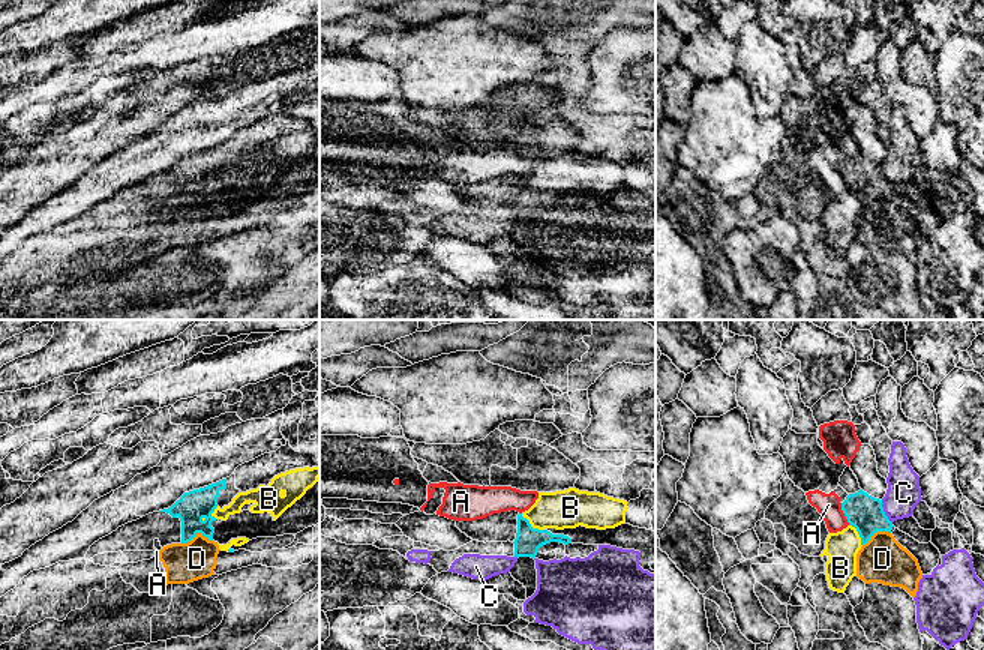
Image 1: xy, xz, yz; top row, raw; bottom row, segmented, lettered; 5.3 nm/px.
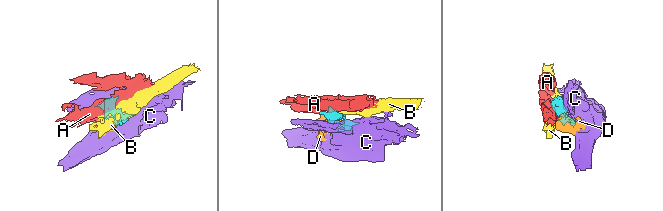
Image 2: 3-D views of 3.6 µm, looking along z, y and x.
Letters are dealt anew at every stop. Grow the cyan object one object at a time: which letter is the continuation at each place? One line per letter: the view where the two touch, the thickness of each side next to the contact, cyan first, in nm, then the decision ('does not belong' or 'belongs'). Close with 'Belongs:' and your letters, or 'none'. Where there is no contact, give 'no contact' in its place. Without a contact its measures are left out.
A: yz | 190/130 nm | does not belong
B: xz | 140/200 nm | does not belong
C: yz | 190/180 nm | does not belong
D: xy | 160/220 nm | belongs
Belongs: D

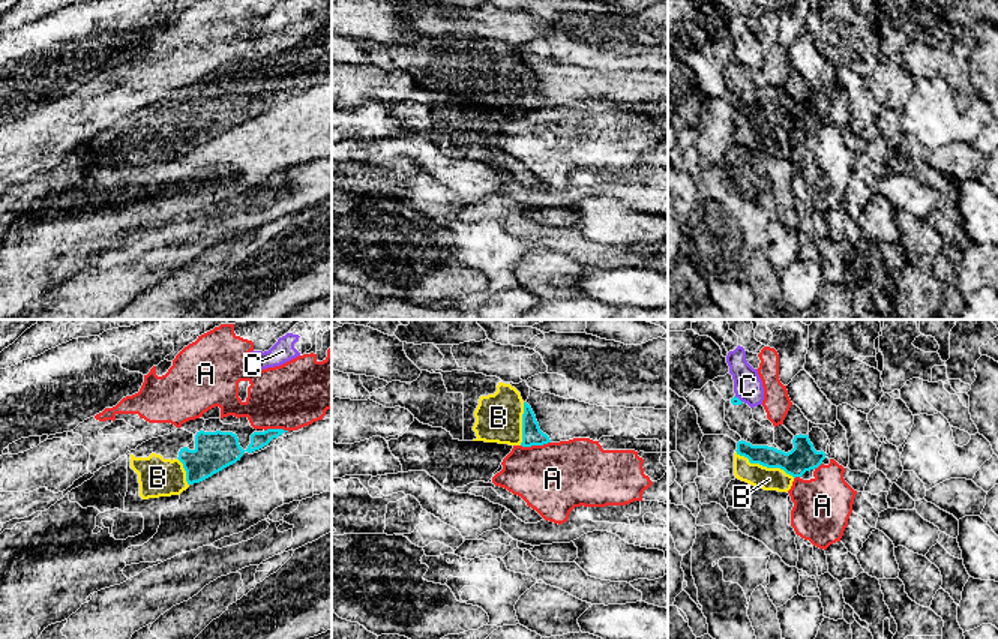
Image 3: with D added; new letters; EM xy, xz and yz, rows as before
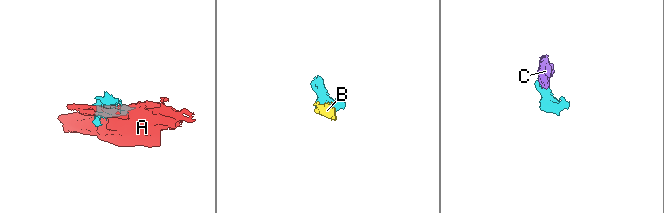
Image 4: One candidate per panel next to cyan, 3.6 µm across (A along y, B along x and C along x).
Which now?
A: xz | 110/380 nm | does not belong
B: yz | 150/130 nm | belongs
C: yz | 50/160 nm | does not belong
Belongs: B

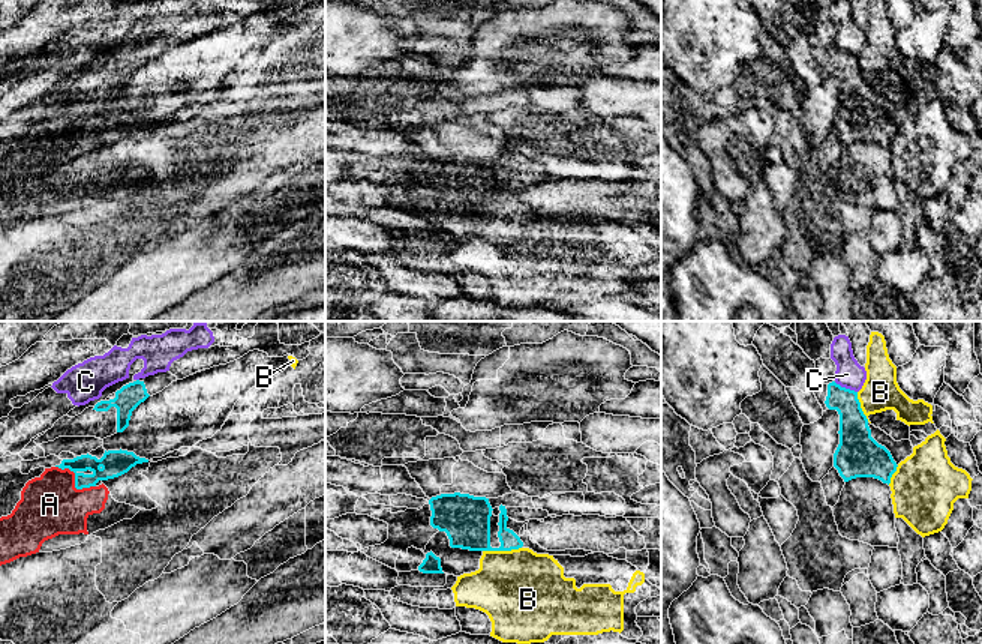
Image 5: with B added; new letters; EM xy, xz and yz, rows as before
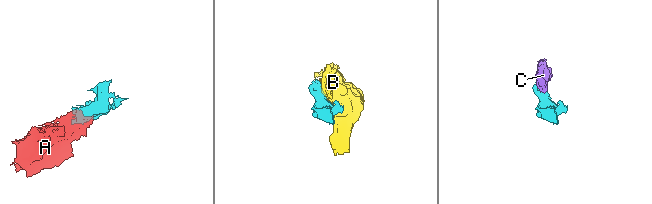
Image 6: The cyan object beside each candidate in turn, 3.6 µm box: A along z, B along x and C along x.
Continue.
A: xy | 140/320 nm | does not belong
B: xz | 260/440 nm | does not belong
C: yz | 160/150 nm | does not belong
Belongs: none

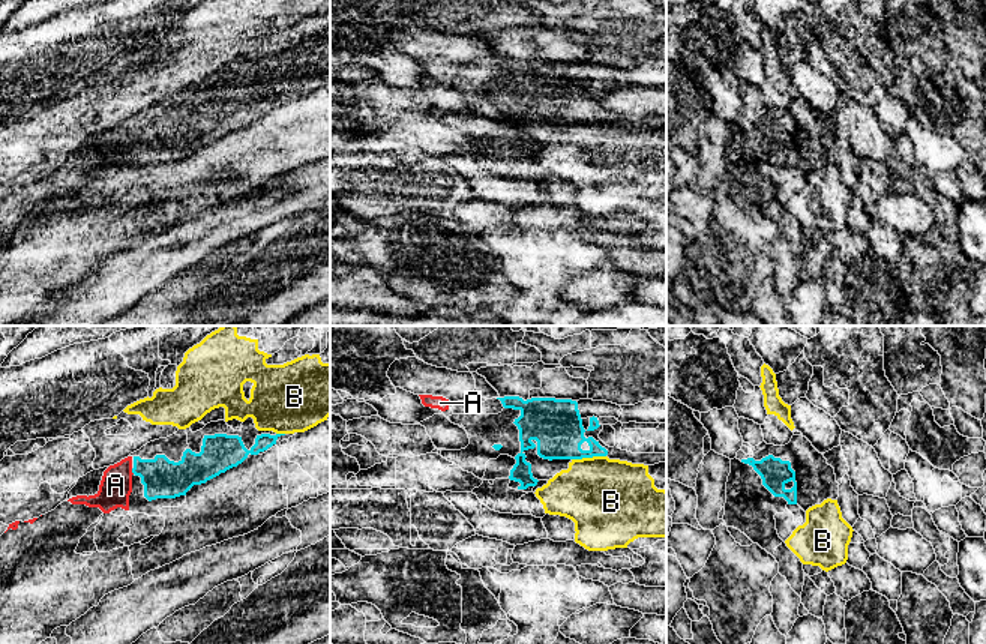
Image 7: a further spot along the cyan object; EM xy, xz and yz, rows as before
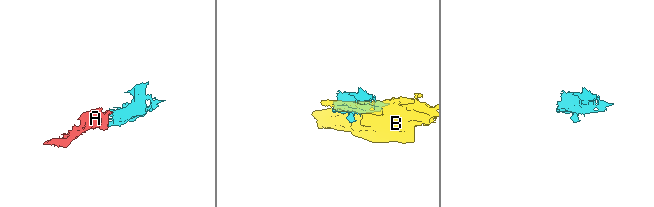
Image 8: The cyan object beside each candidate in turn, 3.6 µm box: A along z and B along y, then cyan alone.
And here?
A: xy | 200/170 nm | belongs
B: xz | 280/440 nm | does not belong
Belongs: A

